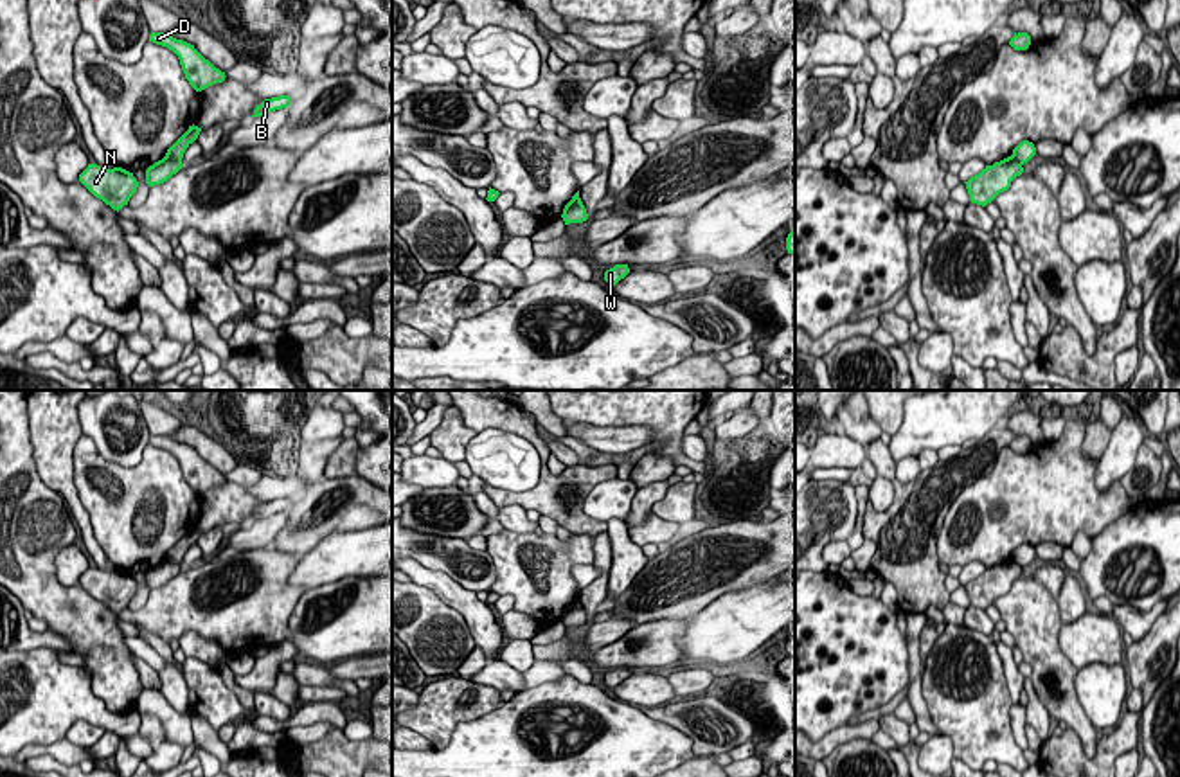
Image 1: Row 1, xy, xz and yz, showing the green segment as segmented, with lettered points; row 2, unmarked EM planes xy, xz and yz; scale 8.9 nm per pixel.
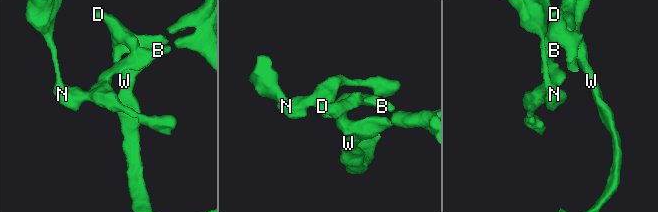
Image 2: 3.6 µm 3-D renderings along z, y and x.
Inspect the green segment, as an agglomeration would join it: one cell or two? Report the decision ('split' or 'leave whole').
split

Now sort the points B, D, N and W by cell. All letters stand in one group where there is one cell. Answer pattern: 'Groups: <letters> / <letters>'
Groups: B D W / N

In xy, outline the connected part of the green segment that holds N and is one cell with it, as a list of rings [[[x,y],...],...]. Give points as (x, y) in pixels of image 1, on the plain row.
[[[88,567],[79,577],[79,585],[99,603],[110,608],[113,613],[121,613],[128,608],[130,601],[137,595],[139,585],[133,576],[122,570],[101,570]]]

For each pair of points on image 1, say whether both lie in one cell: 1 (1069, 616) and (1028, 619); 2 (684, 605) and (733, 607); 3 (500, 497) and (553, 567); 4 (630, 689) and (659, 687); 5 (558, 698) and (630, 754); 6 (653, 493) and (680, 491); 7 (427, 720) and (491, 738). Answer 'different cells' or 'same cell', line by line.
1: different cells
2: different cells
3: different cells
4: same cell
5: same cell
6: different cells
7: different cells

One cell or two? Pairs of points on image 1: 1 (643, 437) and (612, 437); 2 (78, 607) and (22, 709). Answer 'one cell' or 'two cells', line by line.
1: one cell
2: two cells

